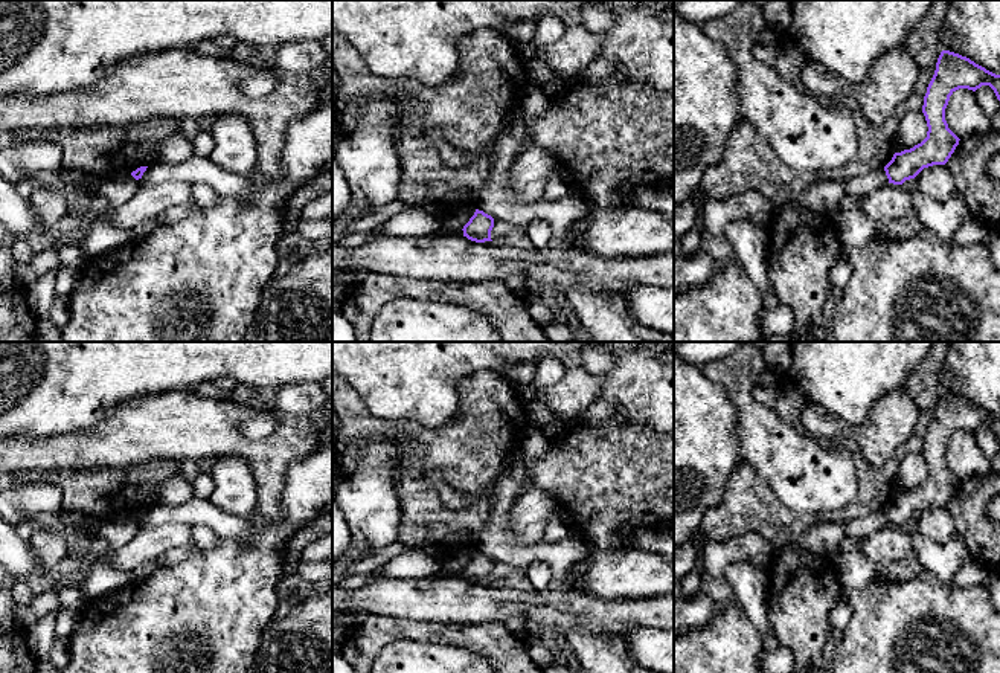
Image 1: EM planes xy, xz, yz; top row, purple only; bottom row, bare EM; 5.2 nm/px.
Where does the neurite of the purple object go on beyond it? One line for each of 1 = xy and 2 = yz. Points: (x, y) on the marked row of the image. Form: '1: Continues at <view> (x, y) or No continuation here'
1: No continuation here
2: No continuation here

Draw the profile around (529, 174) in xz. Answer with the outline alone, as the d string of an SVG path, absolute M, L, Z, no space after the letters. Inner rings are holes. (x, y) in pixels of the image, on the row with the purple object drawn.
M524 150L509 171L508 186L520 203L535 203L543 198L550 175L561 166L561 157L552 150Z

